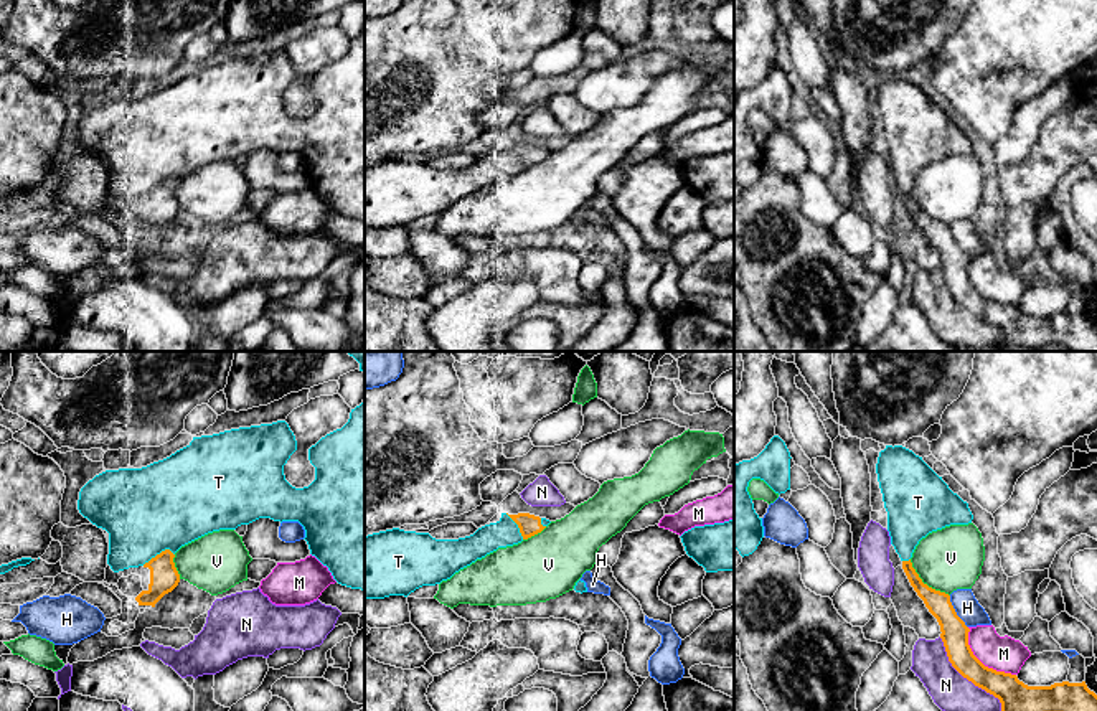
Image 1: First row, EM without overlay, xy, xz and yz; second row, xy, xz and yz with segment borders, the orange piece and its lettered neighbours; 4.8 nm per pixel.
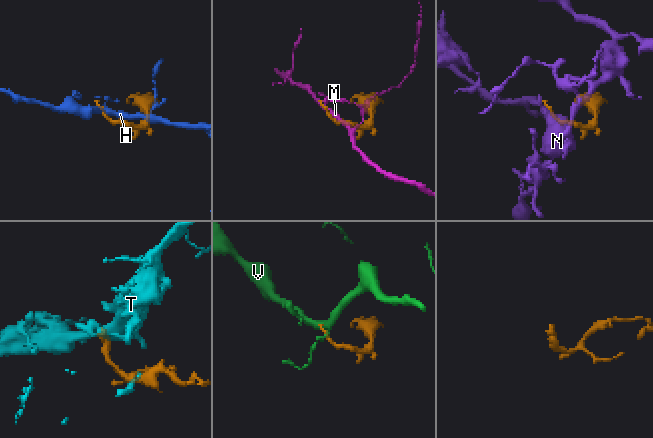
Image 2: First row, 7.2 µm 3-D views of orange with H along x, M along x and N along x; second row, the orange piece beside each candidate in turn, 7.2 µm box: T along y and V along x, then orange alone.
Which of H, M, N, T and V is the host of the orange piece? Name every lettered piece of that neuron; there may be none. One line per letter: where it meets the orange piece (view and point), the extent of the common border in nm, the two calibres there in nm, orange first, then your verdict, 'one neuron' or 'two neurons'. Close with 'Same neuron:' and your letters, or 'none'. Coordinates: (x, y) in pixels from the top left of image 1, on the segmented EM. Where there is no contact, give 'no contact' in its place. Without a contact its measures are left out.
H: yz (955, 612) | 180 nm | 130/120 nm | two neurons
M: yz (980, 662) | 340 nm | 150/180 nm | two neurons
N: yz (967, 678) | 480 nm | 150/190 nm | two neurons
T: xy (157, 555) | 170 nm | 140/420 nm | one neuron
V: yz (926, 584) | 260 nm | 120/300 nm | two neurons
Same neuron: T

